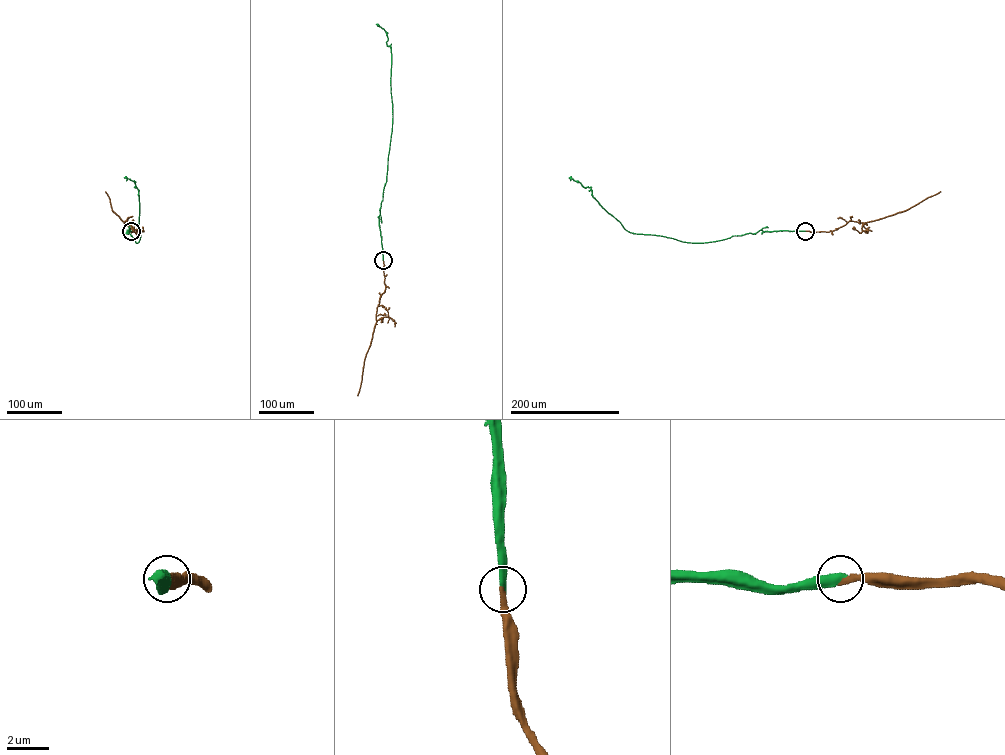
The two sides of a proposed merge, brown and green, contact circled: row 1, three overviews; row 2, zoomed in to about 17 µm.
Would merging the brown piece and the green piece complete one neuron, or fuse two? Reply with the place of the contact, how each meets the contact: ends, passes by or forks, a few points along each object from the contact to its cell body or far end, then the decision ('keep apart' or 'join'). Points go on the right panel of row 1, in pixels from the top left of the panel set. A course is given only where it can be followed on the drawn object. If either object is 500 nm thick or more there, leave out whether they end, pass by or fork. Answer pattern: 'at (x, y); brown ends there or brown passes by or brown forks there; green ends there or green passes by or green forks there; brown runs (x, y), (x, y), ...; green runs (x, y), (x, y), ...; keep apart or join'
at (805, 231); brown ends there; green ends there; brown runs (805, 231), (829, 232), (850, 221), (867, 222), (883, 218), (908, 209), (940, 191); green runs (805, 231), (760, 230), (701, 243), (633, 233), (592, 196), (591, 187), (584, 187), (569, 177); join

